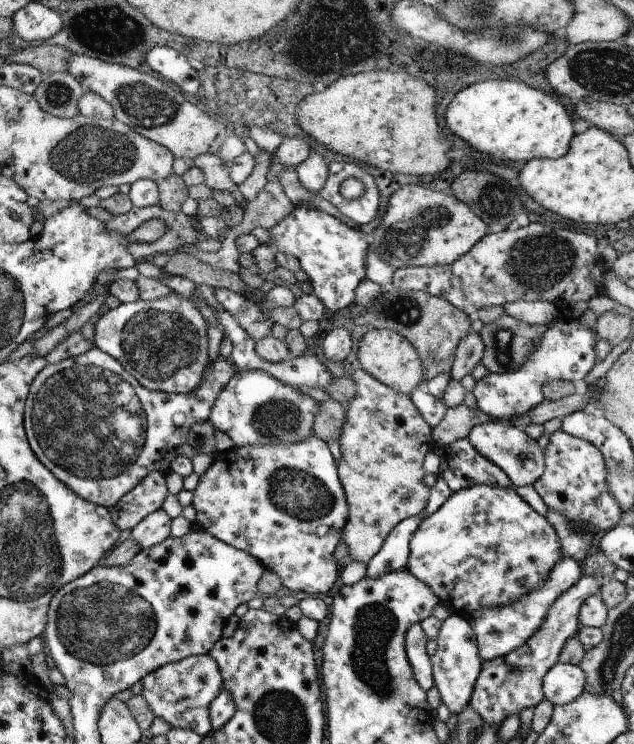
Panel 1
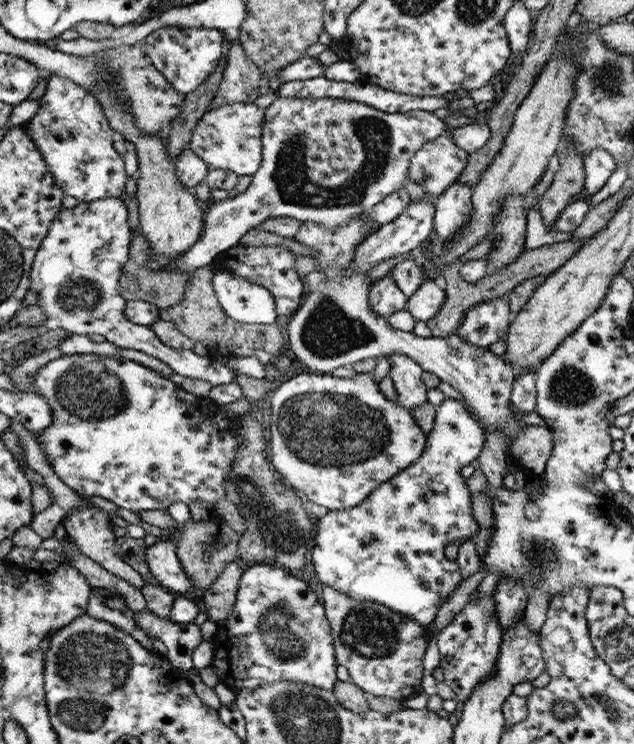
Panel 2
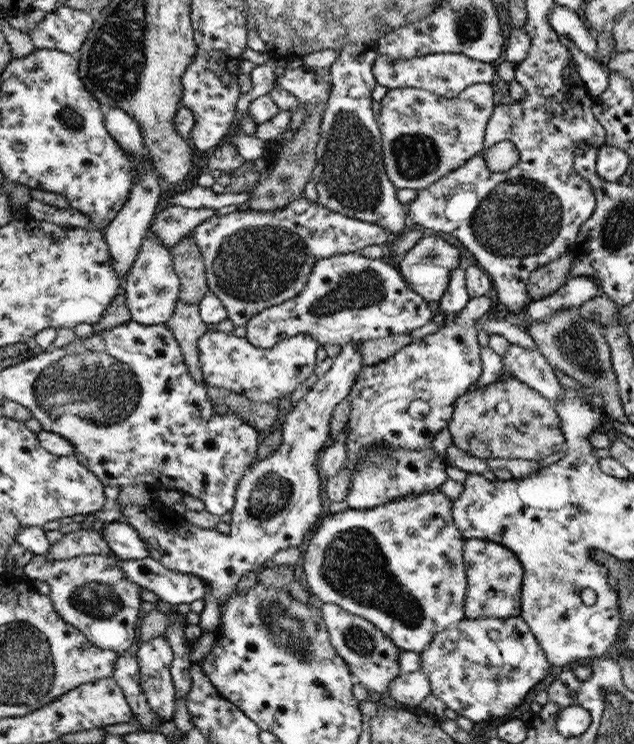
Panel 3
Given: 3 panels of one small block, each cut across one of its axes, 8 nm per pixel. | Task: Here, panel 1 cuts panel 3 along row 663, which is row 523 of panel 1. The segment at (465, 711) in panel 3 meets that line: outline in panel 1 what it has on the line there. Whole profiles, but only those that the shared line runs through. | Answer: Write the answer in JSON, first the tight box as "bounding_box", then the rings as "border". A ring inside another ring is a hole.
{"bounding_box":[407,485,563,616],"border":[[[475,485],[453,494],[437,512],[428,515],[409,541],[407,570],[428,584],[450,614],[467,616],[482,607],[508,605],[537,588],[554,564],[563,559],[558,536],[514,487]]]}

